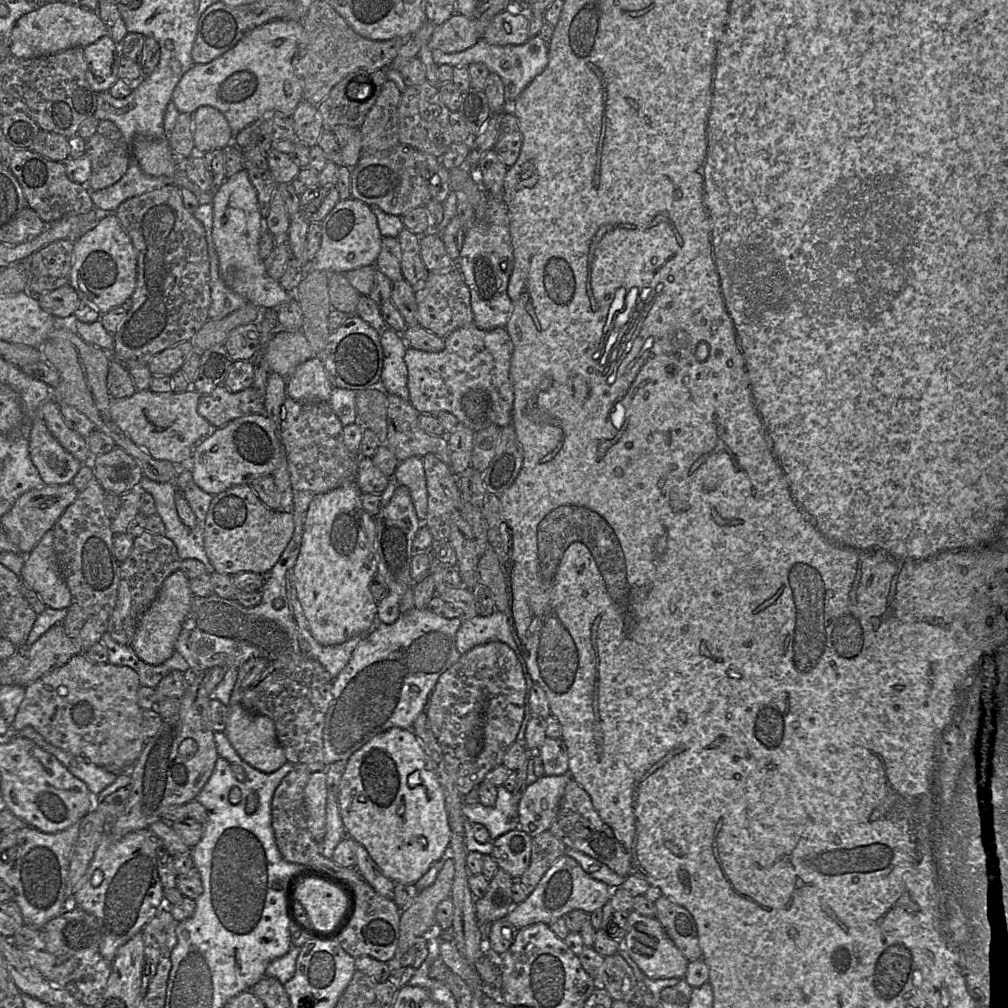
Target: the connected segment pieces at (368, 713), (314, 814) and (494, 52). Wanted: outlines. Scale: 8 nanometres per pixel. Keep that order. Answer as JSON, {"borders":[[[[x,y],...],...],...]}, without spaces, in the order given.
{"borders":[[[[413,608],[400,614],[393,624],[384,624],[377,615],[373,627],[353,651],[347,665],[334,679],[332,701],[326,713],[323,731],[324,757],[327,766],[349,757],[369,740],[393,727],[412,729],[413,723],[426,711],[430,695],[439,677],[460,658],[456,647],[456,633],[463,620],[447,619],[427,608]]],[[[325,771],[313,772],[304,790],[308,829],[316,842],[326,834],[327,776]]],[[[536,35],[522,45],[499,46],[481,39],[474,46],[461,52],[444,53],[440,50],[432,50],[432,57],[438,66],[447,64],[452,67],[468,68],[473,63],[485,64],[491,73],[496,73],[501,77],[505,87],[506,100],[508,103],[514,103],[533,79],[547,67],[548,50],[549,44]]]]}

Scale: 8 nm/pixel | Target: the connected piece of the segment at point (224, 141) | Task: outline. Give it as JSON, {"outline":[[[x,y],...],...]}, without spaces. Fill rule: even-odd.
{"outline":[[[201,106],[193,115],[193,138],[195,152],[205,154],[224,149],[231,144],[234,135],[226,117],[212,106]]]}

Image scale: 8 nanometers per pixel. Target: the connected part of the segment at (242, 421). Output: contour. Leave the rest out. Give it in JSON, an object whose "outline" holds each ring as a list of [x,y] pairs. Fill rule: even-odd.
{"outline":[[[264,413],[236,418],[215,428],[194,448],[190,469],[195,483],[205,492],[217,495],[258,477],[274,473],[281,455],[281,441],[275,424]]]}

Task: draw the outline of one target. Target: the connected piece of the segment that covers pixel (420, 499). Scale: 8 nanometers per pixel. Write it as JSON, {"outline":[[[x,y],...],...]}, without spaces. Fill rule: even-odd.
{"outline":[[[412,456],[400,461],[393,477],[397,485],[406,486],[420,523],[425,522],[428,509],[428,492],[424,464],[421,457]]]}

